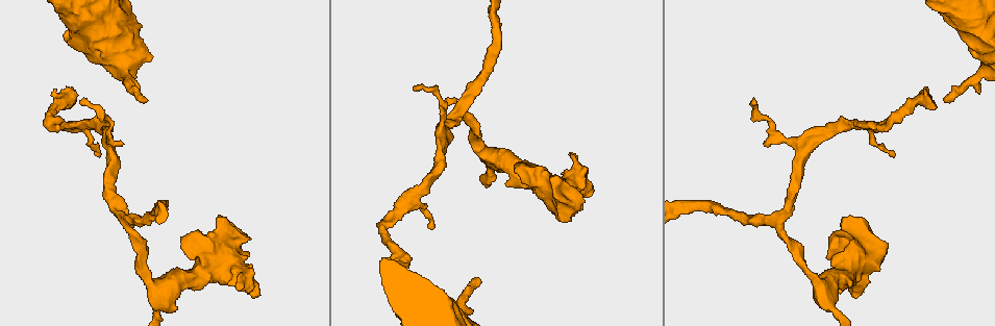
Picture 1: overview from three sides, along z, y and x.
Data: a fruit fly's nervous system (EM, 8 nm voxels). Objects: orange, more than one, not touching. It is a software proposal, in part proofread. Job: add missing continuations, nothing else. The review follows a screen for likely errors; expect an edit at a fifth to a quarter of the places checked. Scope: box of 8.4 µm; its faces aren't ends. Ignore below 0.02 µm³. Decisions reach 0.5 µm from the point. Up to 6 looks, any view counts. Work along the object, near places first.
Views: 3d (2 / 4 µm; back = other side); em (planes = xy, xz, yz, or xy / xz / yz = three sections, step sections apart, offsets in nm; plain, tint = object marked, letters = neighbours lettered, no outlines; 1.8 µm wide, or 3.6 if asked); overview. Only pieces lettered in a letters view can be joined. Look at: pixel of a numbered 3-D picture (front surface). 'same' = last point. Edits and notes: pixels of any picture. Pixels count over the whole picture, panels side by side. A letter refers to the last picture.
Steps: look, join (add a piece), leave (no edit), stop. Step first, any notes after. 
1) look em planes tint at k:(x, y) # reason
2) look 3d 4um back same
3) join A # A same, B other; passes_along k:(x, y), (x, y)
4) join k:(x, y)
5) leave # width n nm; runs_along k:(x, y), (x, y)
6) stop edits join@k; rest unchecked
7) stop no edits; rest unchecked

look 3d 4um at 1:(141, 97) # an open end

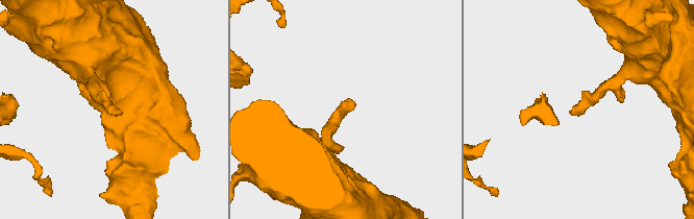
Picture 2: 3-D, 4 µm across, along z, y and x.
look em planes tint at 2:(113, 112)

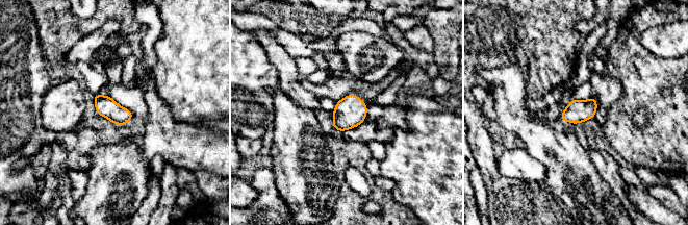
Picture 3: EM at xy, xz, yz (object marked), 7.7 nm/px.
look em planes letters same

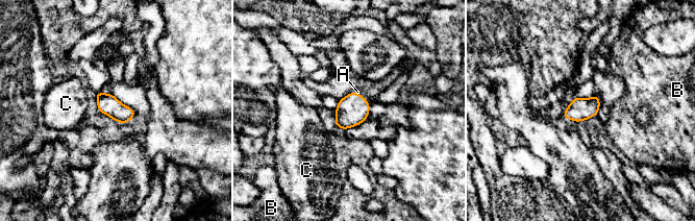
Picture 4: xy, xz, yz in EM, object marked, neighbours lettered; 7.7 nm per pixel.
join A # A same, B other, C other; passes_along 4:(351, 111), (366, 100), (370, 99); it goes on there

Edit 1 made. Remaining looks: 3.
look em yz step 4 letters at 1:(778, 222) # three-way junction

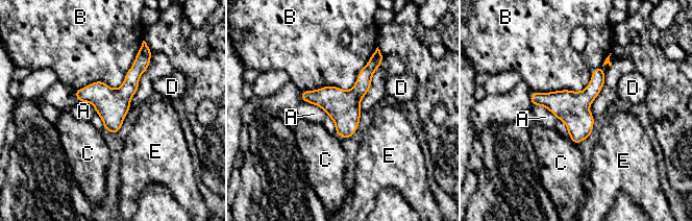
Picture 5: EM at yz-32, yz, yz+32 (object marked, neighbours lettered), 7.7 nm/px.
leave # A other, B other, C other, D other, E other; border 5:(533, 105), (545, 106), (558, 118); none of them fits

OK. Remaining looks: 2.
look em xy step 4 letters at 1:(570, 153) # free end

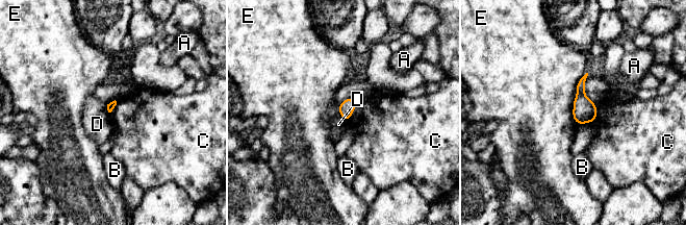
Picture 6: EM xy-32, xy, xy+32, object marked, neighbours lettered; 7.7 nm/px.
look em planes letters same # cut it another way

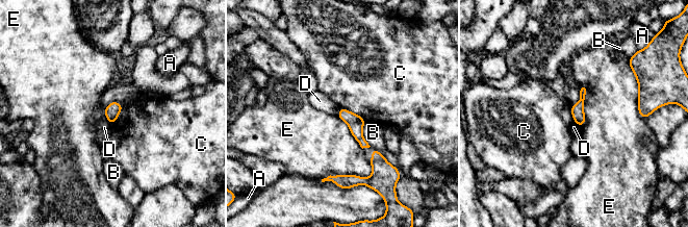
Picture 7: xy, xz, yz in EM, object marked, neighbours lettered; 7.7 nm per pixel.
leave # A other, B other, C other, D other, E other; border 7:(104, 107), (104, 117), (111, 125); no lettered piece goes on from it

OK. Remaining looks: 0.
stop edits join@4; rest unchecked

